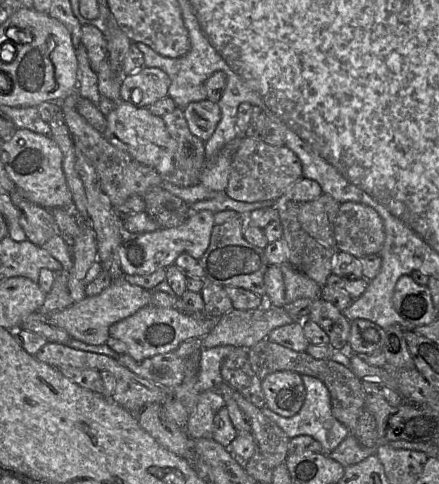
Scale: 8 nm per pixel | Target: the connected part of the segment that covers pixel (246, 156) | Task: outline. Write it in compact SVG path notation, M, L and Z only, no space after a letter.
M241 135L239 147L232 159L225 193L233 200L247 203L277 201L300 178L302 178L301 161L287 146L272 146Z

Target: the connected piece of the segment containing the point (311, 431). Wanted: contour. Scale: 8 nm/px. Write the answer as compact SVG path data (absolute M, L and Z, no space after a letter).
M308 375L301 377L305 387L305 401L298 413L292 417L283 417L266 406L261 408L262 413L274 421L290 439L299 435L311 436L320 443L321 453L329 455L350 434L350 431L333 416L330 393L323 382Z

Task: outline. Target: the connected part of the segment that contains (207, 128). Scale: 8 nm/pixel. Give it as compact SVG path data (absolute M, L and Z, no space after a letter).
M208 99L189 103L183 112L191 133L204 142L213 135L221 120L219 104Z

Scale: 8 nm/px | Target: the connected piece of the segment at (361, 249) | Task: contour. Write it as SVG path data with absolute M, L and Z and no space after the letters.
M340 203L334 220L336 249L356 258L379 254L385 241L383 220L375 209L362 203Z

